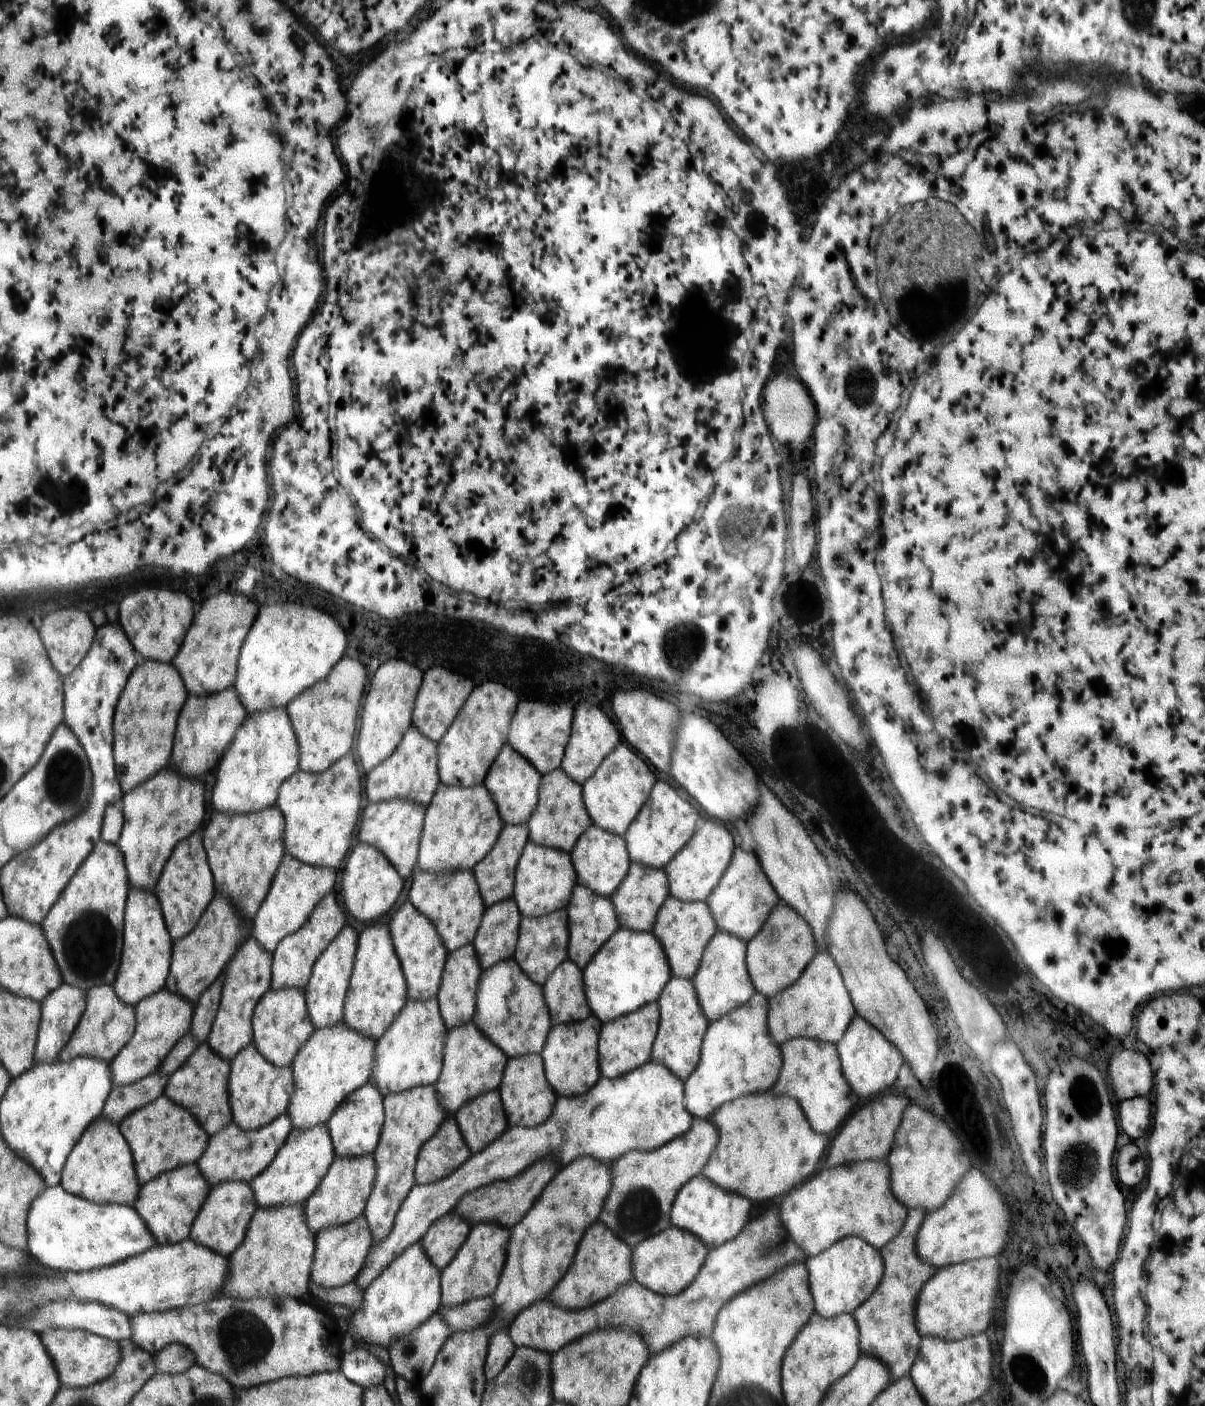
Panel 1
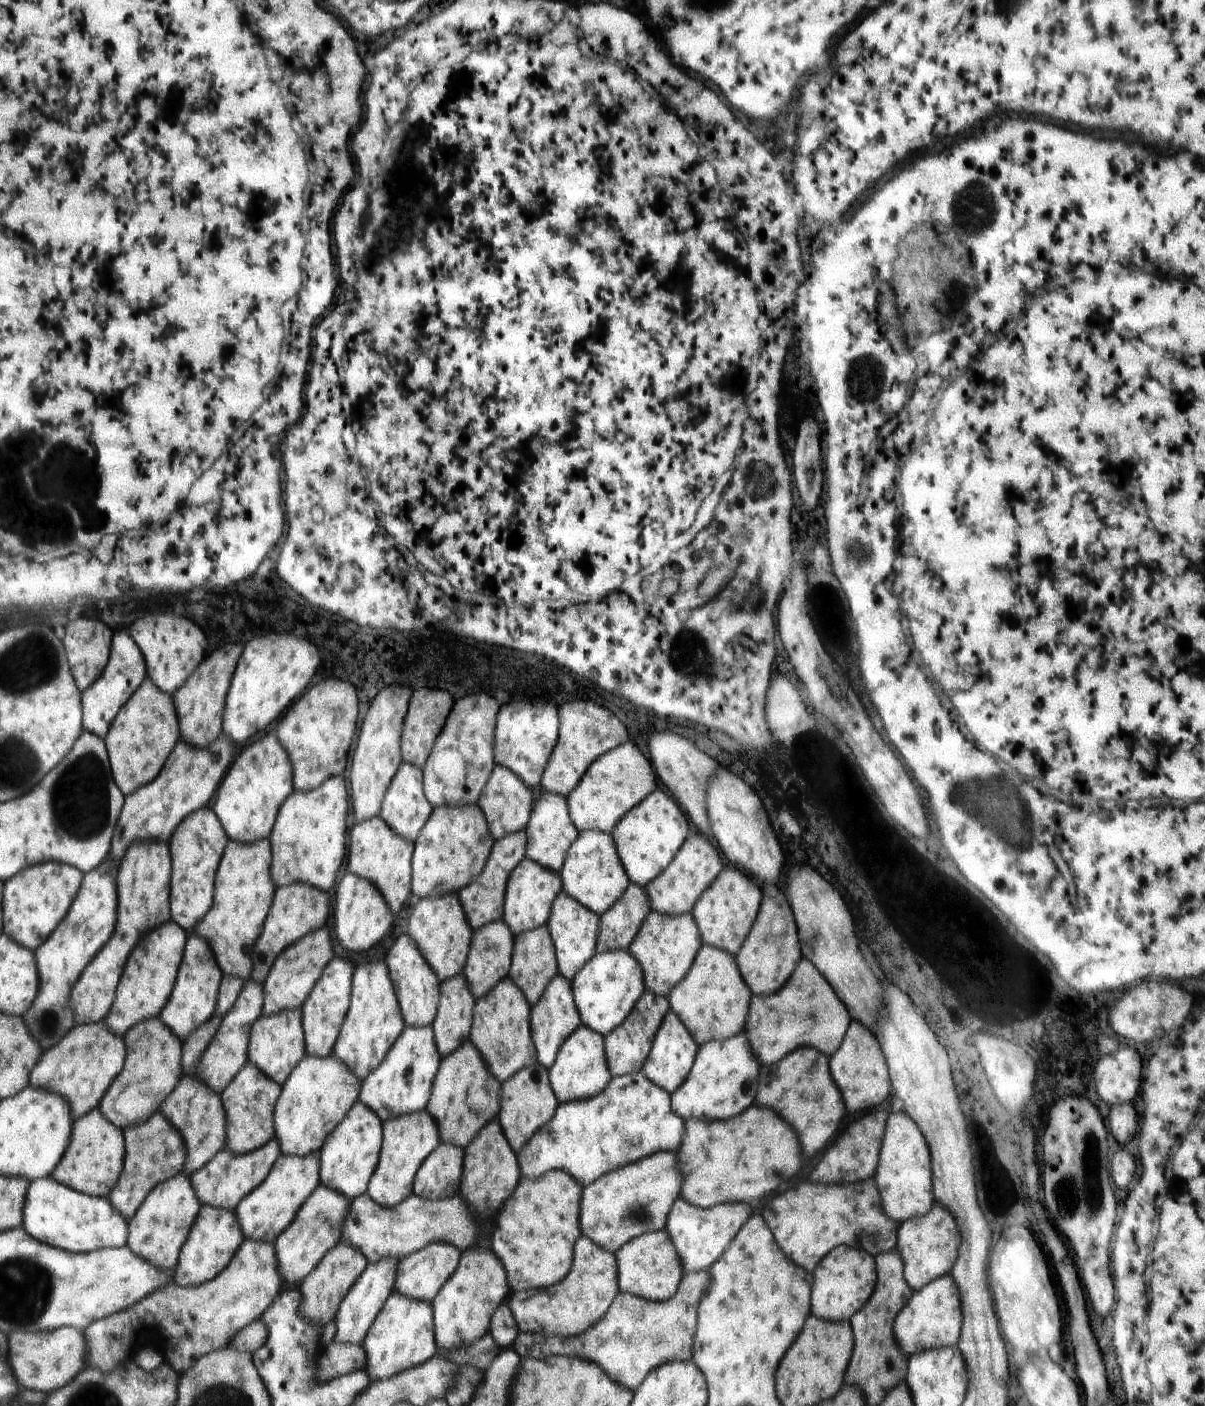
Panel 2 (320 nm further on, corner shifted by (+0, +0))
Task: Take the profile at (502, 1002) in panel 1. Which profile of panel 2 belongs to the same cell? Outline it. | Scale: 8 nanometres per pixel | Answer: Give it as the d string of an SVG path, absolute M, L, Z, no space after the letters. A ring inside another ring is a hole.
M512 979L502 981L488 995L476 999L471 1041L484 1057L489 1072L502 1083L536 1062L536 1049L530 1038L529 1016L530 1006L526 1002L525 993Z

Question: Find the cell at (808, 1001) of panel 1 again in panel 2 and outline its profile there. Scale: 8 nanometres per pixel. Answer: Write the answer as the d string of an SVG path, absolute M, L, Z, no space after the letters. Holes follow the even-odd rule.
M802 958L792 978L782 986L782 992L753 994L744 1032L761 1065L778 1063L798 1047L818 1050L829 1058L838 1050L850 1024L848 1013L849 1009L825 975L810 960Z

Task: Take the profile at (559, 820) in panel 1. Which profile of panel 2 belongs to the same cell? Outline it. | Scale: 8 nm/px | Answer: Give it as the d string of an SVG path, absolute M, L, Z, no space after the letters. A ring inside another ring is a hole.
M542 790L540 796L538 796L536 807L533 808L533 816L530 819L529 827L526 828L526 832L529 839L529 859L555 873L562 871L568 849L572 846L574 840L578 838L579 833L569 813L569 803L566 797Z

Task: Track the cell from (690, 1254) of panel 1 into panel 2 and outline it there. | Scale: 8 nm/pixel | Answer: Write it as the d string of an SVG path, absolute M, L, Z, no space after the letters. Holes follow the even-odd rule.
M665 1230L646 1233L629 1240L620 1250L617 1257L617 1275L620 1277L620 1292L641 1296L643 1299L663 1303L677 1294L677 1288L684 1278L681 1258Z

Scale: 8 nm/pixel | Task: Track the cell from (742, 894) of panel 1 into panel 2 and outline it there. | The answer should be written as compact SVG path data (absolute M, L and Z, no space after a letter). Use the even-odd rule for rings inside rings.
M724 866L714 882L700 895L690 914L697 921L701 944L713 946L731 955L737 954L746 940L756 917L760 914L762 892L760 887L734 866Z

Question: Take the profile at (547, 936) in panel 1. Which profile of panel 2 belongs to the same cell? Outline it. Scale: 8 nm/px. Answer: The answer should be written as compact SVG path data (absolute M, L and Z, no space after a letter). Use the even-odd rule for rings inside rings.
M547 926L517 936L510 978L530 1004L540 1000L550 980L558 974L556 946Z

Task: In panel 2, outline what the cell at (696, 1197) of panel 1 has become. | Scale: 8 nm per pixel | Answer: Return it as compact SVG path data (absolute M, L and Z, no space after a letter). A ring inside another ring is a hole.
M684 1199L678 1200L678 1204L673 1204L664 1230L669 1233L670 1240L681 1258L684 1275L708 1271L721 1258L738 1231L752 1218L750 1207L752 1206L748 1206L748 1203L724 1203L701 1209Z

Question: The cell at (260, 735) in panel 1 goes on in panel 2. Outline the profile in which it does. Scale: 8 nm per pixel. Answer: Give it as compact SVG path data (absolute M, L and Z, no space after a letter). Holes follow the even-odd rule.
M268 732L264 738L259 738L254 744L248 744L240 750L231 764L230 772L219 784L214 802L214 812L230 841L256 843L272 835L282 803L296 790L292 772L289 753L284 752L284 746L280 746L275 732Z

